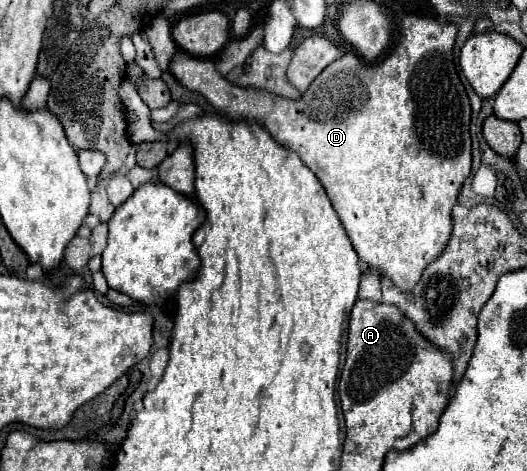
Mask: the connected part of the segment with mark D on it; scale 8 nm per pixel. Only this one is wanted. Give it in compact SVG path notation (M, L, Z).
M403 16L401 42L391 56L379 64L367 66L359 56L349 52L335 64L329 64L297 100L261 88L235 86L217 74L213 60L197 60L187 52L179 52L169 70L183 86L203 94L221 116L257 122L275 142L297 152L325 186L359 260L379 276L387 276L399 290L411 292L423 270L447 248L453 234L451 208L463 182L471 174L471 108L461 74L457 74L453 64L455 34L455 24Z

